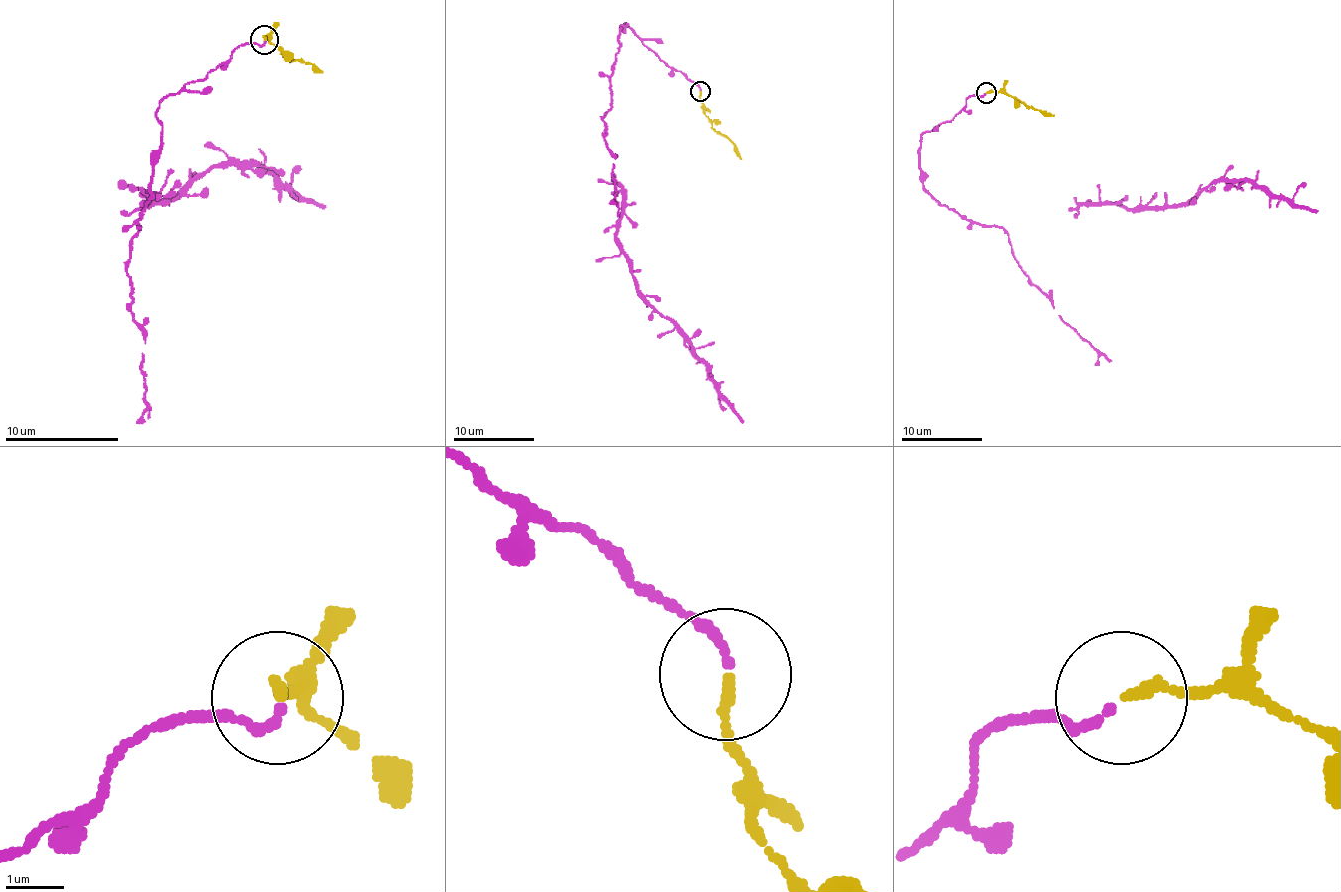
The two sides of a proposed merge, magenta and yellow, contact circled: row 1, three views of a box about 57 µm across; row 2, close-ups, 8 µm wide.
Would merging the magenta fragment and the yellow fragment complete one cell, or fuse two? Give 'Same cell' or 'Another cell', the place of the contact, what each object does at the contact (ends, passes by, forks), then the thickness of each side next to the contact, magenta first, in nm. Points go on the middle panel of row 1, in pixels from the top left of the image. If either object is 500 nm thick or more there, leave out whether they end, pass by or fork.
Same cell. Place: (700, 91). At the ring magenta ends. At the ring yellow ends. Thickness 140 nm (magenta) against 170 nm

